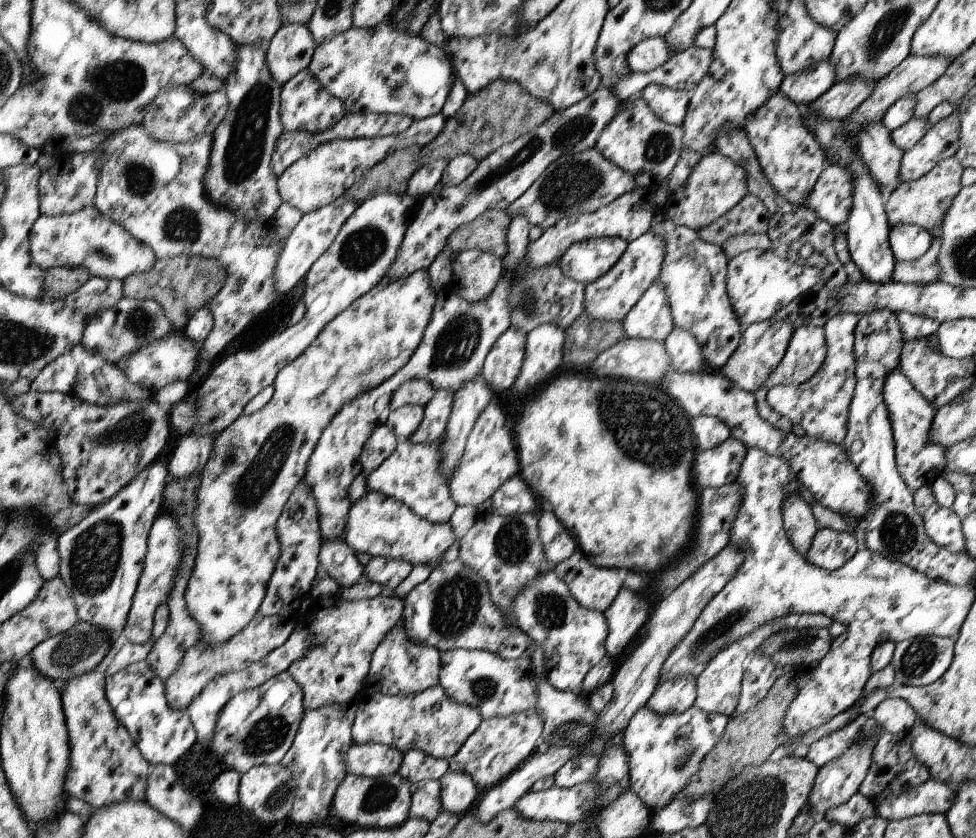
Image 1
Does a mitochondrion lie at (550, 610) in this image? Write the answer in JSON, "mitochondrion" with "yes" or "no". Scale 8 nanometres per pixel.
{"mitochondrion":"yes"}

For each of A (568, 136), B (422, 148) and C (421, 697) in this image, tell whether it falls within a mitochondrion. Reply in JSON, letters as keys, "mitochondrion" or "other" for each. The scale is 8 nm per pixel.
{"A":"mitochondrion","B":"other","C":"other"}

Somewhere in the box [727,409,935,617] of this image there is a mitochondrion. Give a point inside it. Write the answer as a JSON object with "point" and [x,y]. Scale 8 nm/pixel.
{"point":[899,533]}

